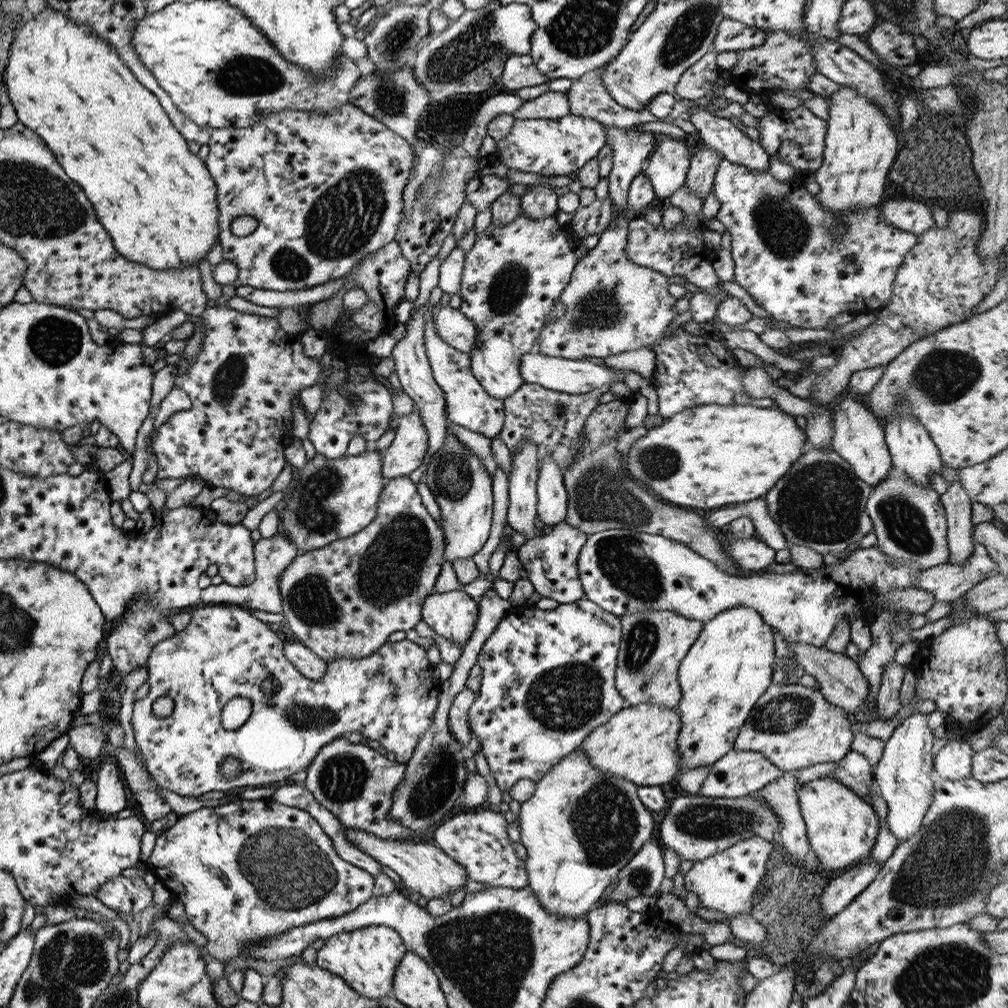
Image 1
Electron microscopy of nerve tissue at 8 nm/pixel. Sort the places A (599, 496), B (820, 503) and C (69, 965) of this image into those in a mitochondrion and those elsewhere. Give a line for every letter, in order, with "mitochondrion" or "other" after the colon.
A: mitochondrion
B: mitochondrion
C: mitochondrion

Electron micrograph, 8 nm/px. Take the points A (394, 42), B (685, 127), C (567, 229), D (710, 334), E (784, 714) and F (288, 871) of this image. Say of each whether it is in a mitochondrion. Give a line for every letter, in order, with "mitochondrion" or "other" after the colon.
A: mitochondrion
B: other
C: other
D: other
E: mitochondrion
F: mitochondrion

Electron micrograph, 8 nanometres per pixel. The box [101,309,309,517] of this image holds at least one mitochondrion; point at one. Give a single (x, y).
(231, 376)

